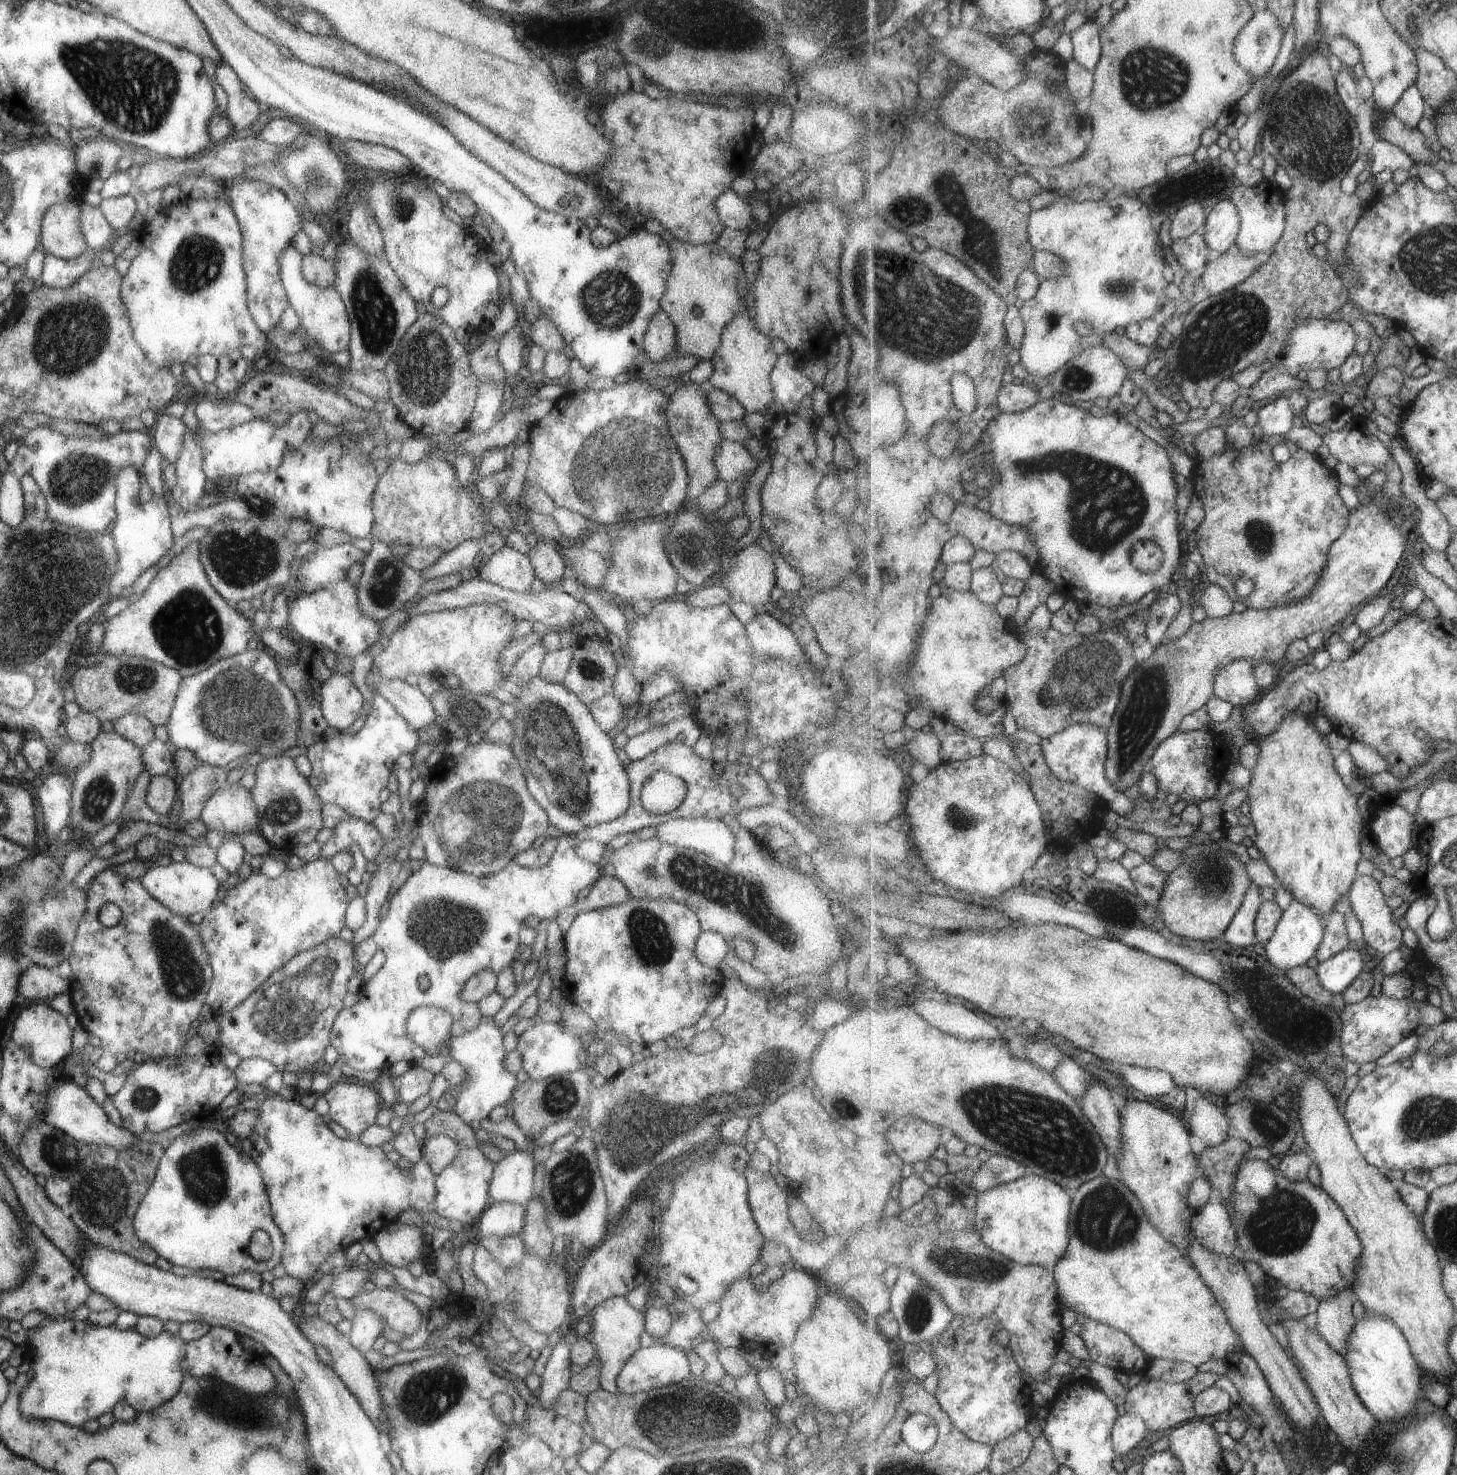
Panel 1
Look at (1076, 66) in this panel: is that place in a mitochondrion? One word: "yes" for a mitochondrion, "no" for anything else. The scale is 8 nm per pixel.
no

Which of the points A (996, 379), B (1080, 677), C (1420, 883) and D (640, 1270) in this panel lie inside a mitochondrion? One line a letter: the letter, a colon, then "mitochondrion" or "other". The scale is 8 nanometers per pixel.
A: other
B: mitochondrion
C: other
D: other

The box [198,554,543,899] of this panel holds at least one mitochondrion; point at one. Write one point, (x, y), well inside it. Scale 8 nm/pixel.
(480, 819)

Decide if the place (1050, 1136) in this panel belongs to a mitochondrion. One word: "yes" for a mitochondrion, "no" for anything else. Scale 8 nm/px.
yes

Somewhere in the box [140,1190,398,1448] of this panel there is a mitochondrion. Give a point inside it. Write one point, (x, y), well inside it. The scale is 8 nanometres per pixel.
(215, 1402)

